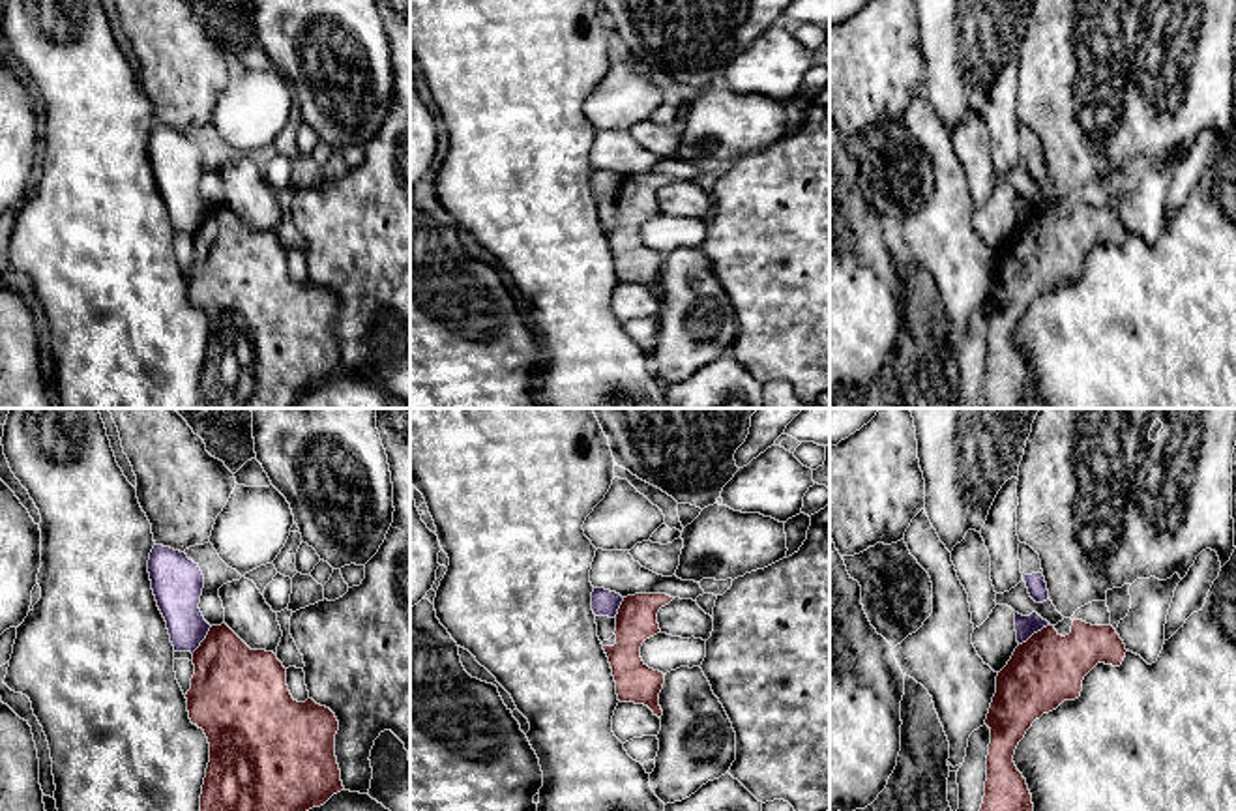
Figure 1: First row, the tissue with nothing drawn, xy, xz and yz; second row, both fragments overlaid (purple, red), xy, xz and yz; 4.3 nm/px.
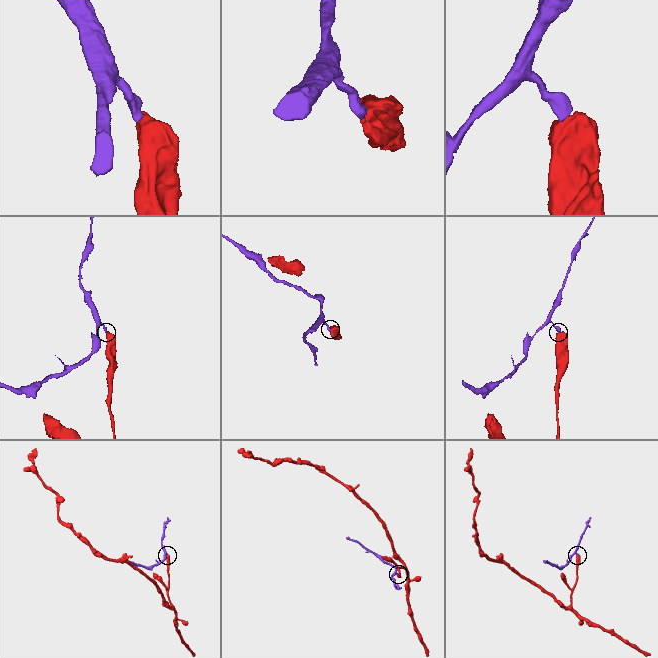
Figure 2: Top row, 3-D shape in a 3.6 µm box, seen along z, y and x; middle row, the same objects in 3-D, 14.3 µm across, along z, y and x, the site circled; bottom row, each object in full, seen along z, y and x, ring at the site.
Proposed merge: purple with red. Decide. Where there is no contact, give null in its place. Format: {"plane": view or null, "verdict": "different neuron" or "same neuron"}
{"plane": "yz", "verdict": "different neuron"}

